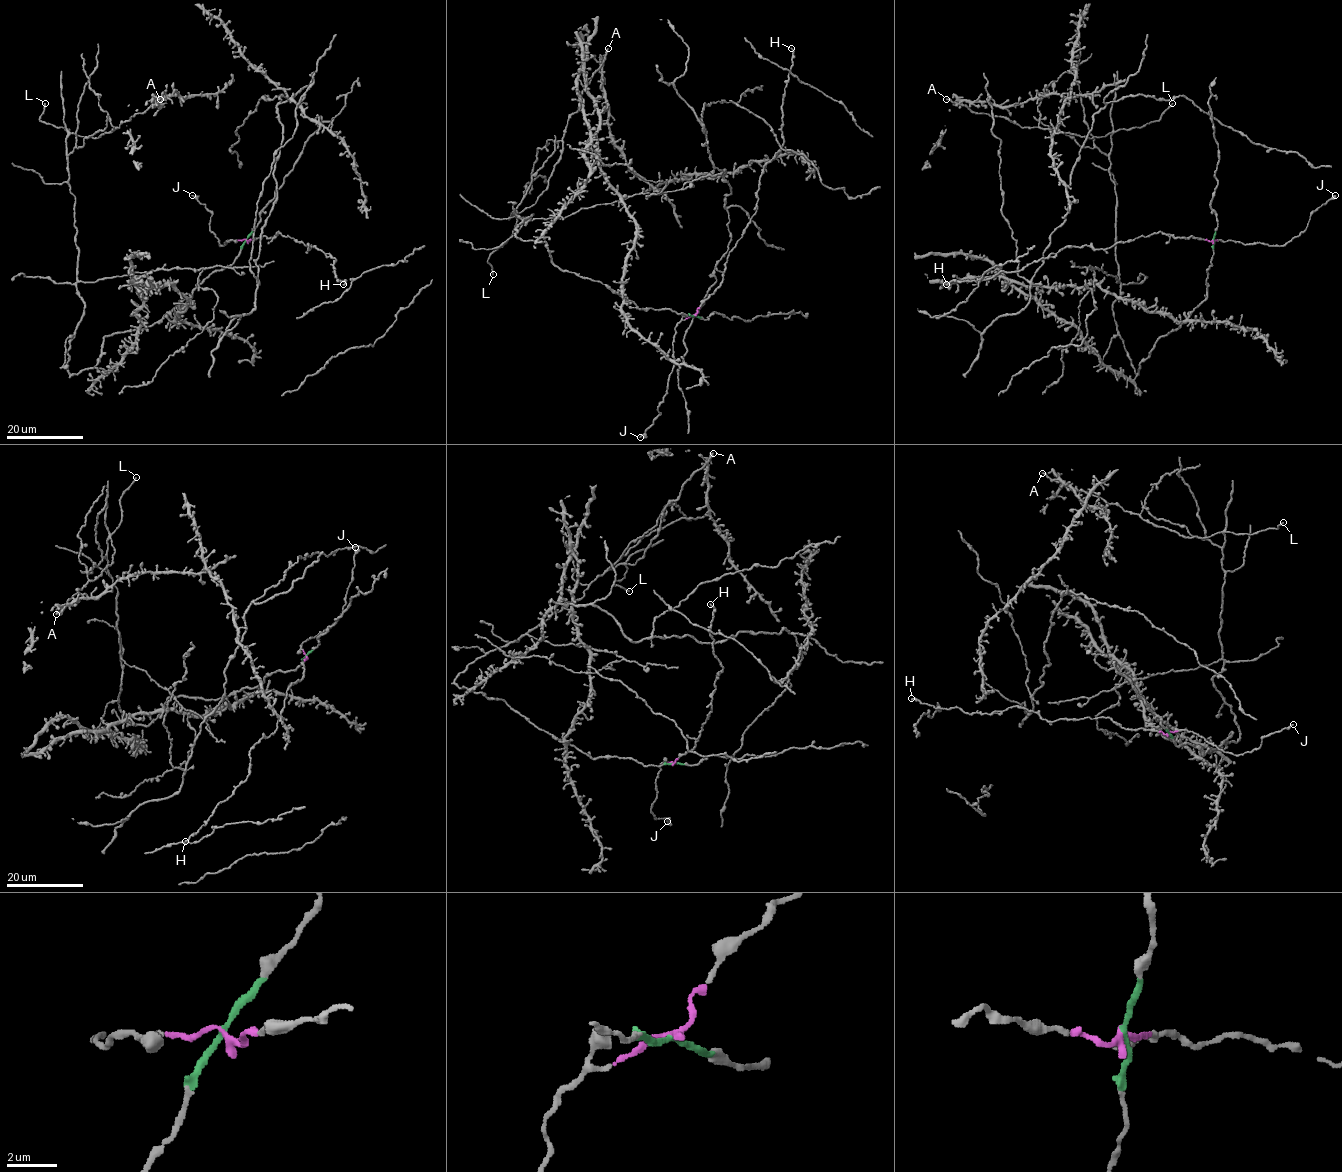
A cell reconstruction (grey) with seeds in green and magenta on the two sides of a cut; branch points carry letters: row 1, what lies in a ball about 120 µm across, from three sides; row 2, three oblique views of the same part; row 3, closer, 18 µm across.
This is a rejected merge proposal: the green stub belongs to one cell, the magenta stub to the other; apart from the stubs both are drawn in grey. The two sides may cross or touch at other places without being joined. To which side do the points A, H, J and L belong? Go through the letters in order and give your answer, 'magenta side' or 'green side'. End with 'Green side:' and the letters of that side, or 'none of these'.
A: green side
H: magenta side
J: magenta side
L: green side
Green side: A, L

